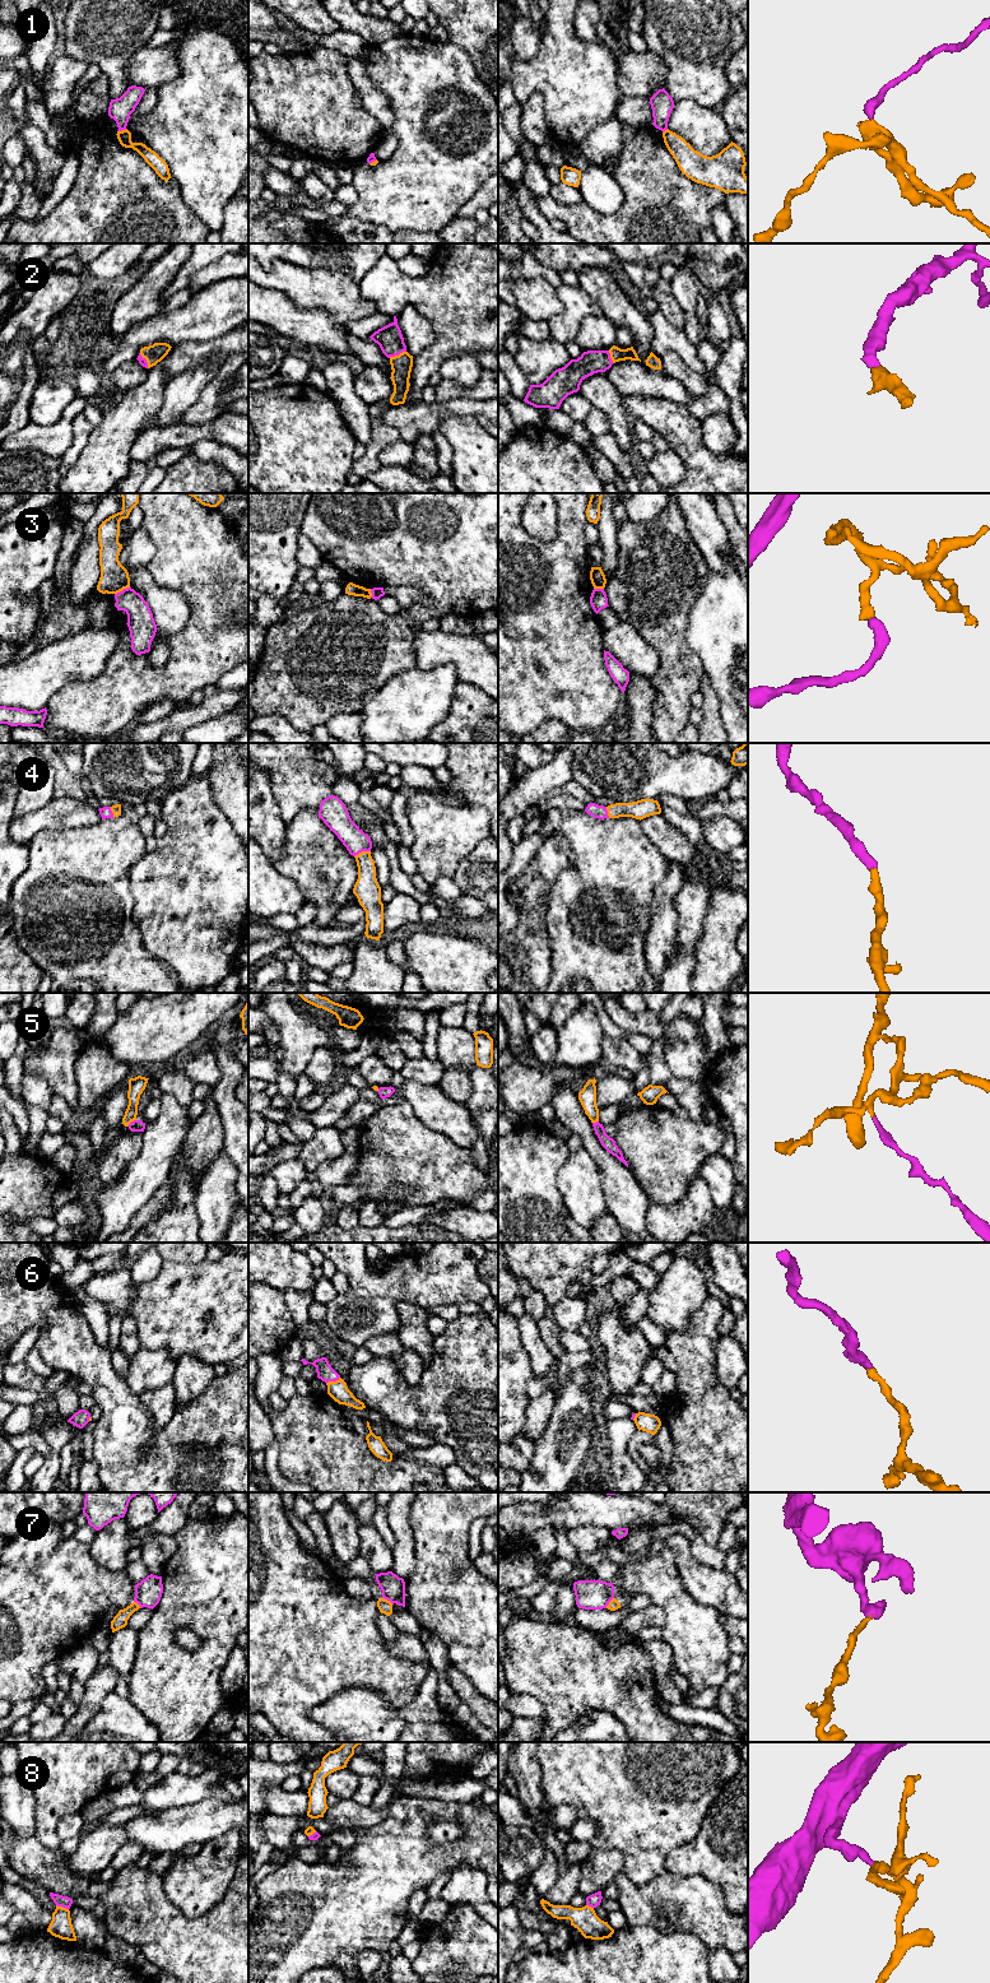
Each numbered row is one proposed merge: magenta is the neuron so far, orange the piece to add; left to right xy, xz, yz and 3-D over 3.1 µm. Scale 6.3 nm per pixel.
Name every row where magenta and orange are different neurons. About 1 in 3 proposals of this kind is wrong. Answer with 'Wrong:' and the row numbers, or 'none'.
Wrong: 1, 3, 5, 7

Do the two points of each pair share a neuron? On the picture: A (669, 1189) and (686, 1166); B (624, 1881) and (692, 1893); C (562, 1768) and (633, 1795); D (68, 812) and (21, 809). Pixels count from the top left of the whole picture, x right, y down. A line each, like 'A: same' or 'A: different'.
A: same
B: same
C: same
D: different

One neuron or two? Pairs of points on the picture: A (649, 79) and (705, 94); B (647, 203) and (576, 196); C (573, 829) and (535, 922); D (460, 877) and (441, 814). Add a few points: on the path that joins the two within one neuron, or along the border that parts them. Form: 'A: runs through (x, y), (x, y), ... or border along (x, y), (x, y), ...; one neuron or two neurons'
A: border along (656, 54), (667, 69), (664, 87); two neurons
B: border along (552, 198), (563, 204), (577, 204), (581, 201); two neurons
C: border along (558, 829), (573, 854), (573, 863), (562, 872); two neurons
D: border along (477, 845), (460, 863), (452, 877); two neurons

